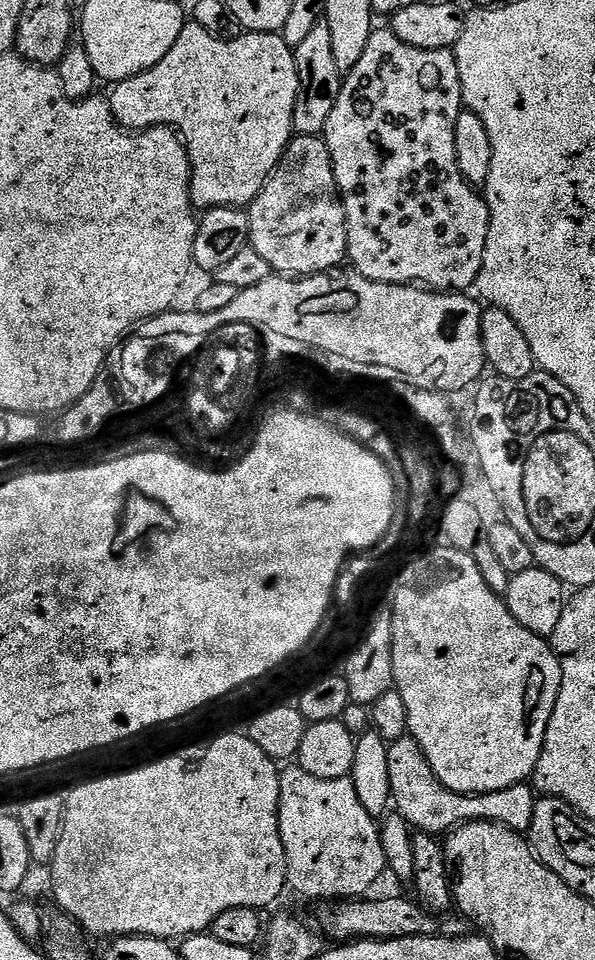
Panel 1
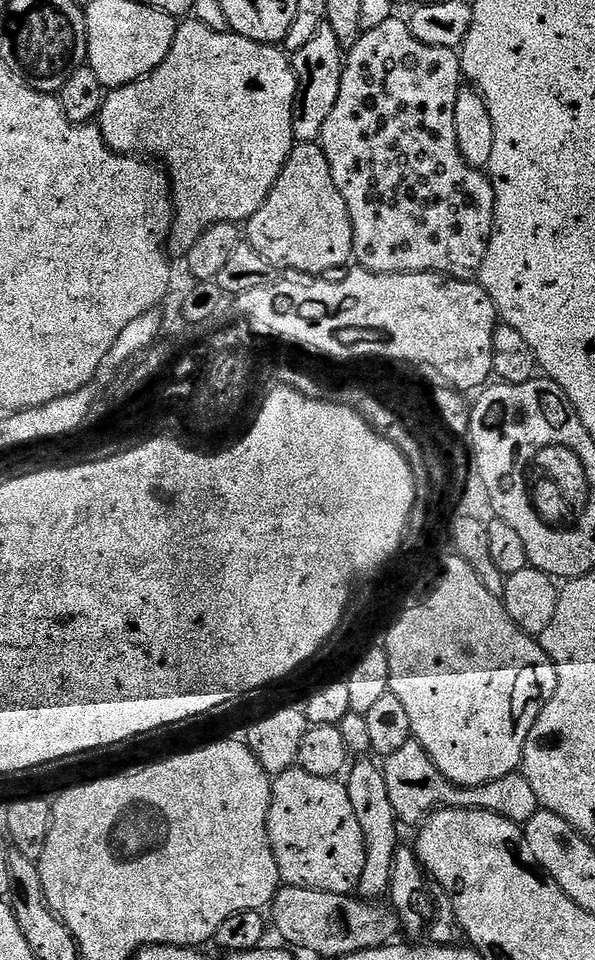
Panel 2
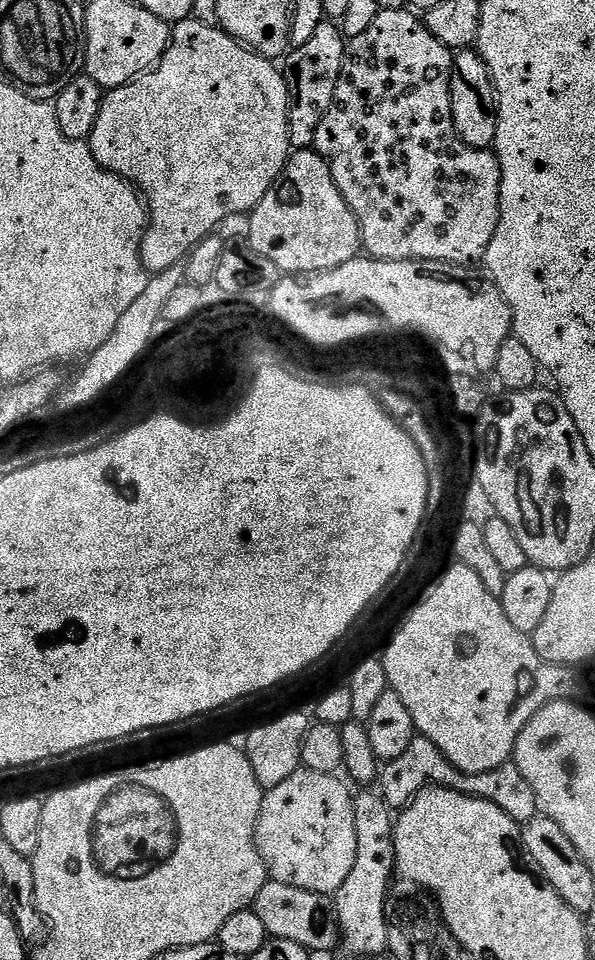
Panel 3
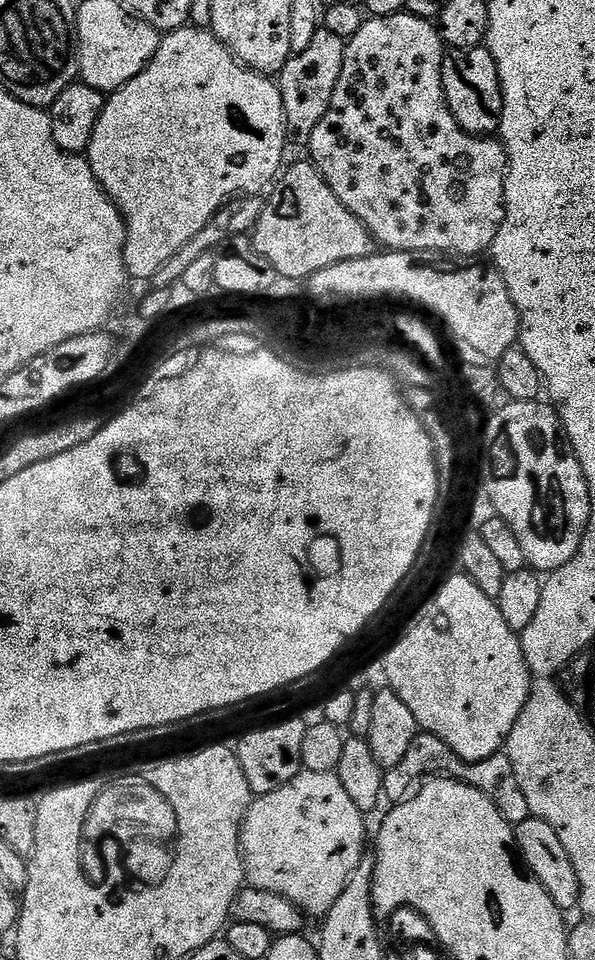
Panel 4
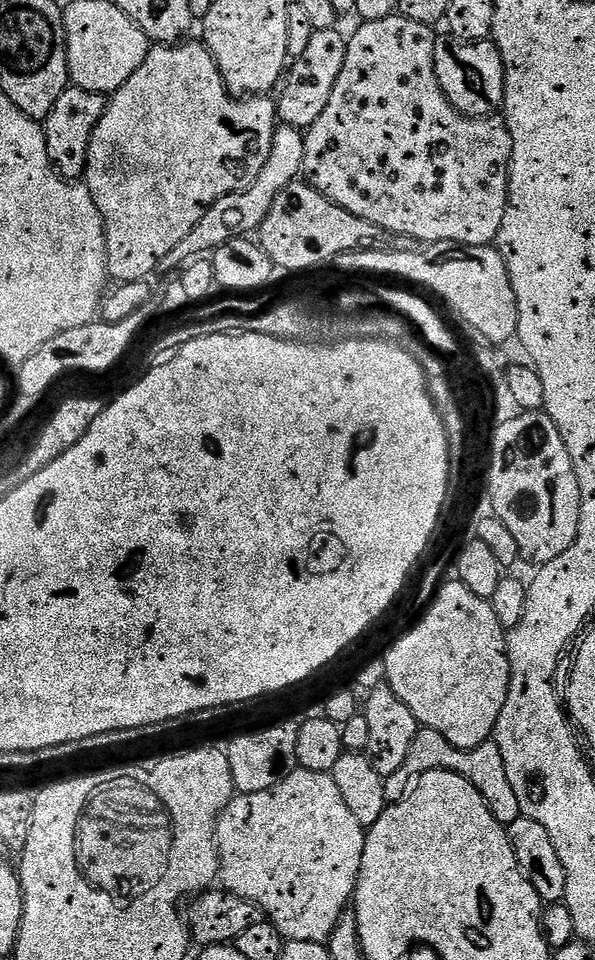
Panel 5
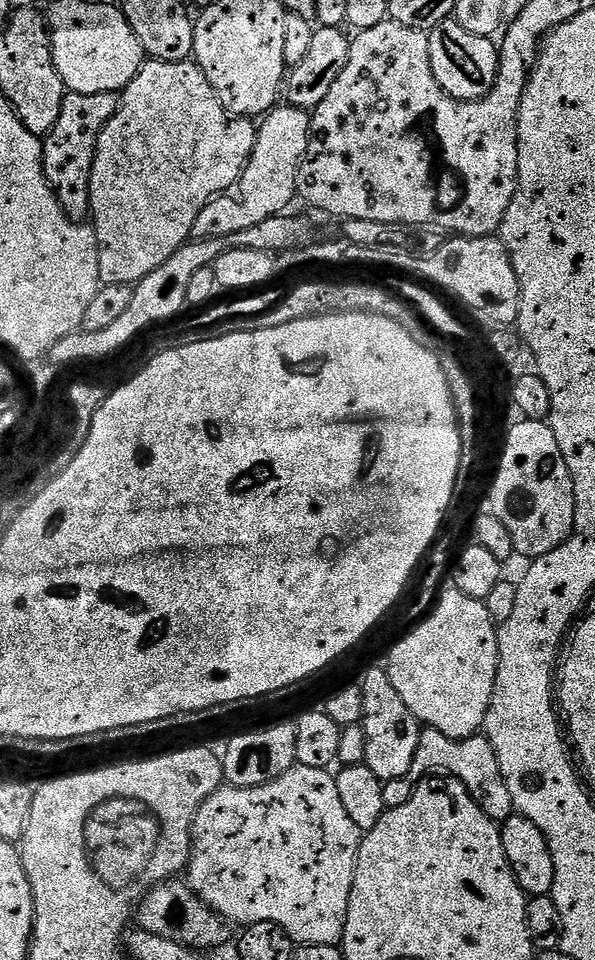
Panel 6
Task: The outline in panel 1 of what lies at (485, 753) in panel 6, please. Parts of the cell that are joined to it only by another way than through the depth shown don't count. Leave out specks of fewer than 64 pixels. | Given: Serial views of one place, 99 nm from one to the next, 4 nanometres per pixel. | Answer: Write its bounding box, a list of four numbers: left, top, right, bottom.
[388,735,538,838]

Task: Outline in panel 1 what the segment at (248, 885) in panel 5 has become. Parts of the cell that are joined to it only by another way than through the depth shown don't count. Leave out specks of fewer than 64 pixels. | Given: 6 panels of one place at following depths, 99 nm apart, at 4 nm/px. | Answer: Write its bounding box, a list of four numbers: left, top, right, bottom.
[278,766,388,902]

